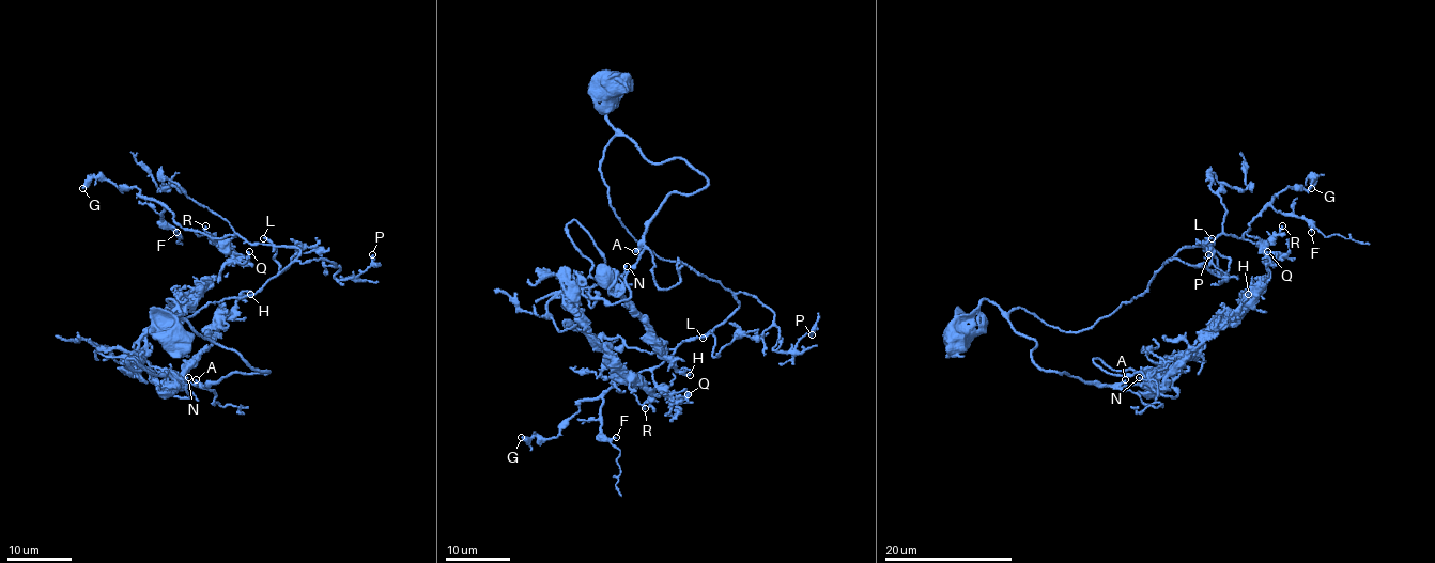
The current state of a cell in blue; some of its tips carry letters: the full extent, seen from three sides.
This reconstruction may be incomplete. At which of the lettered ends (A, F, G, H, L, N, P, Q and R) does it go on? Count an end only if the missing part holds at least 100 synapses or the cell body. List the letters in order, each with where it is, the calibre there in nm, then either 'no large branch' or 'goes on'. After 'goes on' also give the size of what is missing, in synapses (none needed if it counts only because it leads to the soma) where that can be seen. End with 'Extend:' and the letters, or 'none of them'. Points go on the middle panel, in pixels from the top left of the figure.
A: (635, 251) | 200 nm | goes on | 500 syn
F: (616, 437) | 140 nm | no large branch
G: (521, 437) | 360 nm | no large branch
H: (690, 375) | 200 nm | no large branch
L: (703, 338) | 190 nm | no large branch
N: (627, 266) | 170 nm | no large branch
P: (812, 334) | 240 nm | no large branch
Q: (688, 394) | 130 nm | no large branch
R: (645, 408) | 160 nm | no large branch
Extend: A

